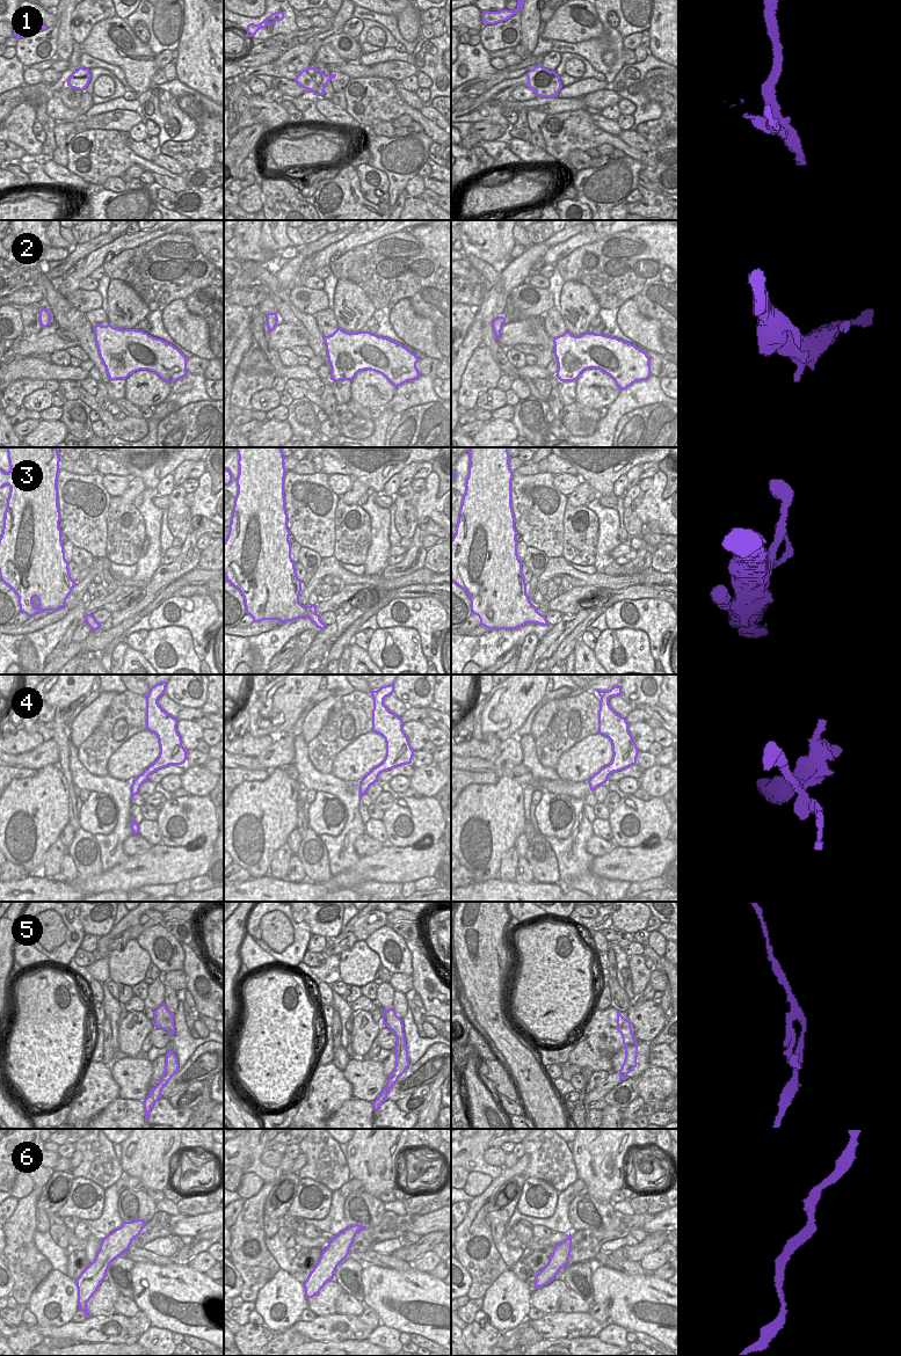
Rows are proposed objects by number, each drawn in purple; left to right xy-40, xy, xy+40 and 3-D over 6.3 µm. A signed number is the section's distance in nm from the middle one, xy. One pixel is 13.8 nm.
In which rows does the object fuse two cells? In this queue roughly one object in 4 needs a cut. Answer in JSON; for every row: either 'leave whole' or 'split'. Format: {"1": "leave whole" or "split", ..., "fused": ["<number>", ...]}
{"1": "split", "2": "leave whole", "3": "leave whole", "4": "split", "5": "leave whole", "6": "leave whole", "fused": ["1", "4"]}

